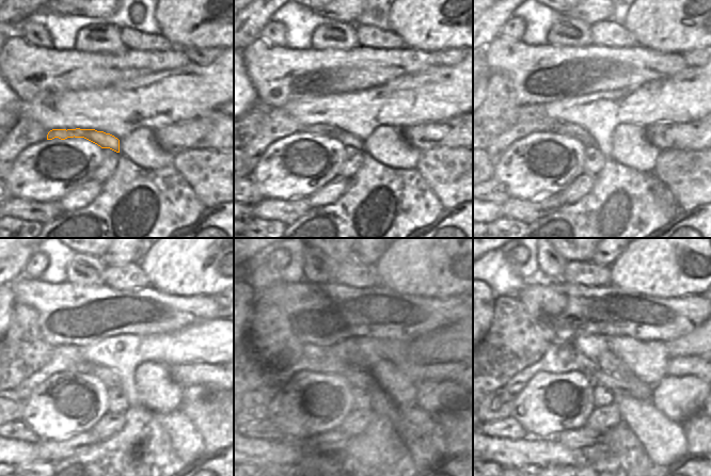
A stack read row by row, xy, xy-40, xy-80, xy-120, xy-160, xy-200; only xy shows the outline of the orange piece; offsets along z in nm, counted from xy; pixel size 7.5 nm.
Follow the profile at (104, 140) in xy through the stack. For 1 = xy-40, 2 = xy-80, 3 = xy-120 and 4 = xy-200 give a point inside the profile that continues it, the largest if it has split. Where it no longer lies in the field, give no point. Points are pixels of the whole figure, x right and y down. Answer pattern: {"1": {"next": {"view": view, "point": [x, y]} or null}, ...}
{"1": {"next": {"view": "xy-40", "point": [347, 139]}}, "2": {"next": {"view": "xy-80", "point": [574, 131]}}, "3": {"next": {"view": "xy-120", "point": [107, 376]}}, "4": {"next": {"view": "xy-200", "point": [628, 385]}}}

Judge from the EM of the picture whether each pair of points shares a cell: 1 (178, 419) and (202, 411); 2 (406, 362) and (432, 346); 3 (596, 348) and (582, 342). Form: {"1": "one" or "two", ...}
{"1": "two", "2": "two", "3": "one"}

